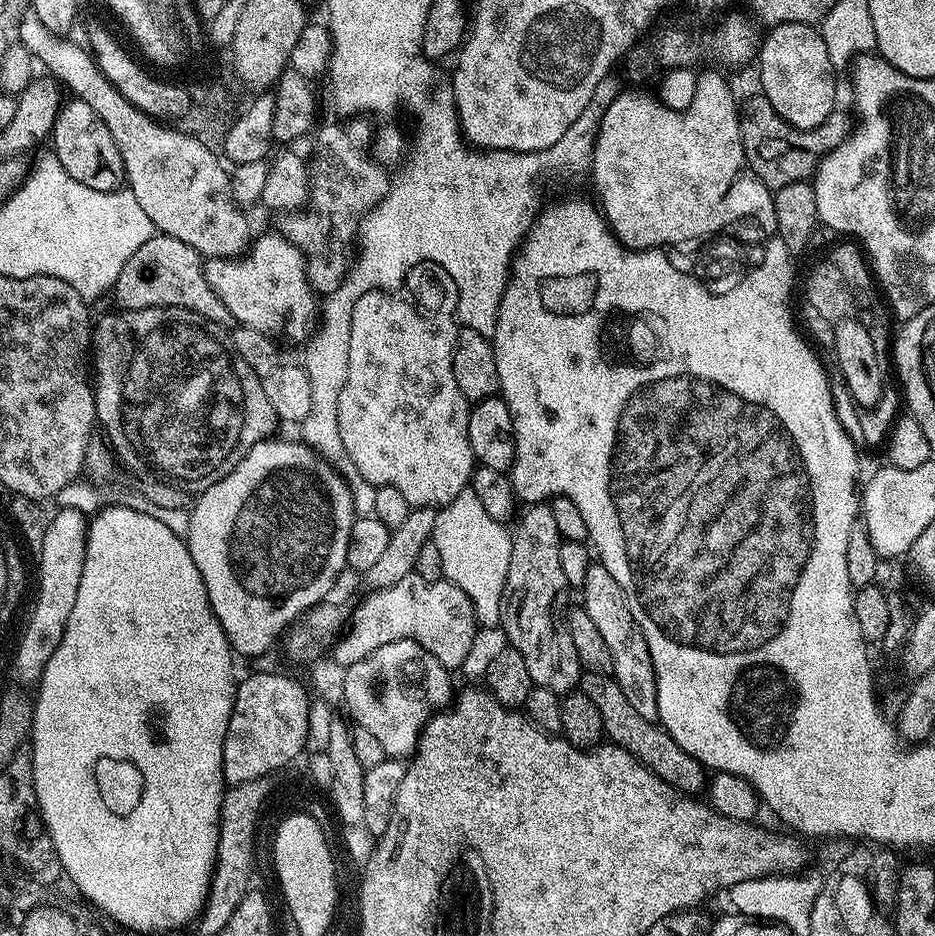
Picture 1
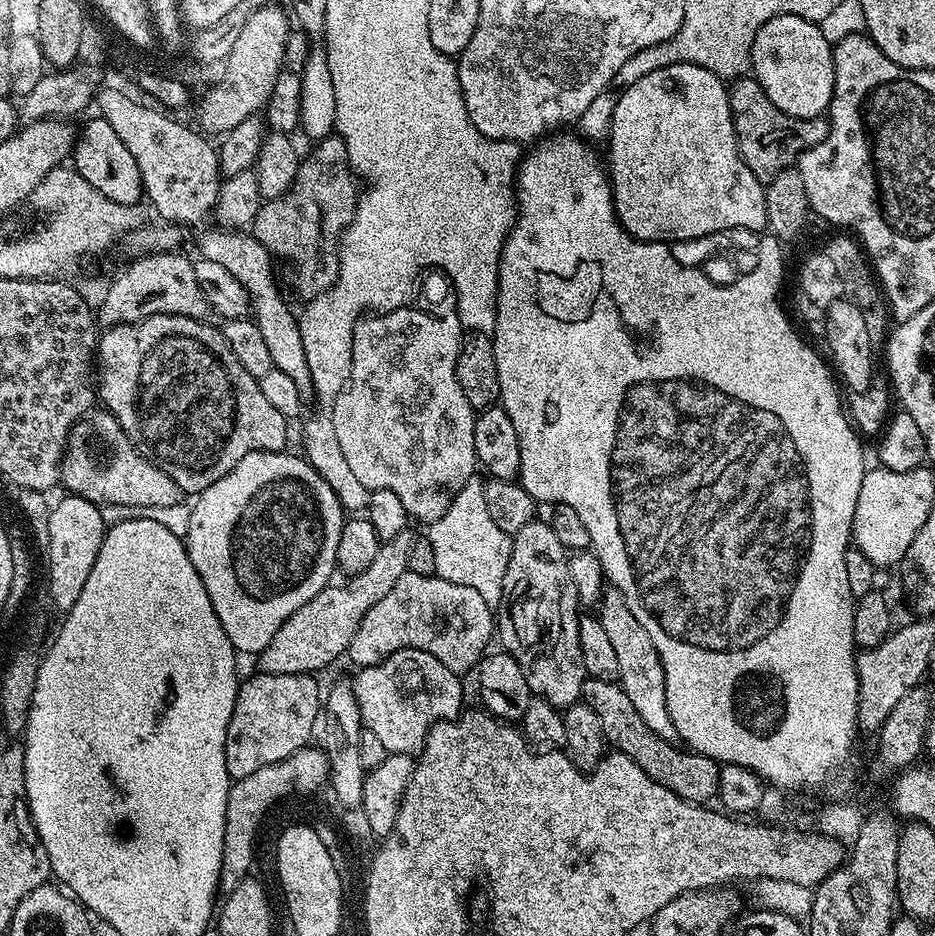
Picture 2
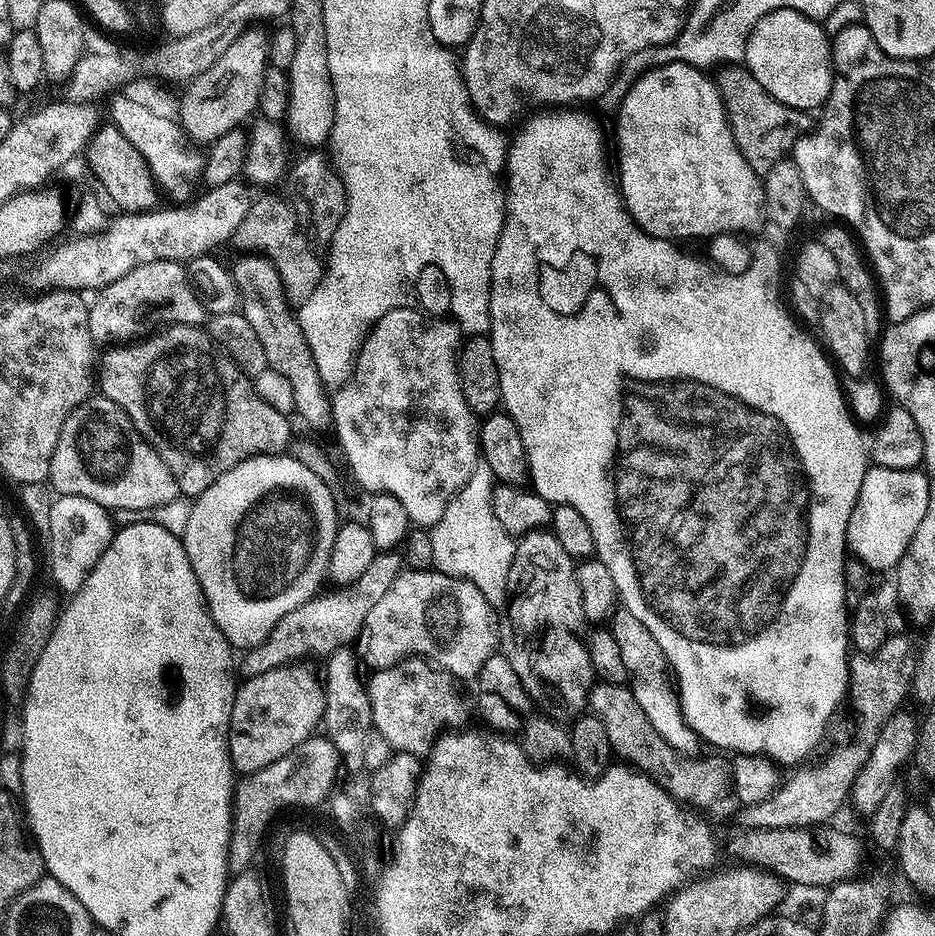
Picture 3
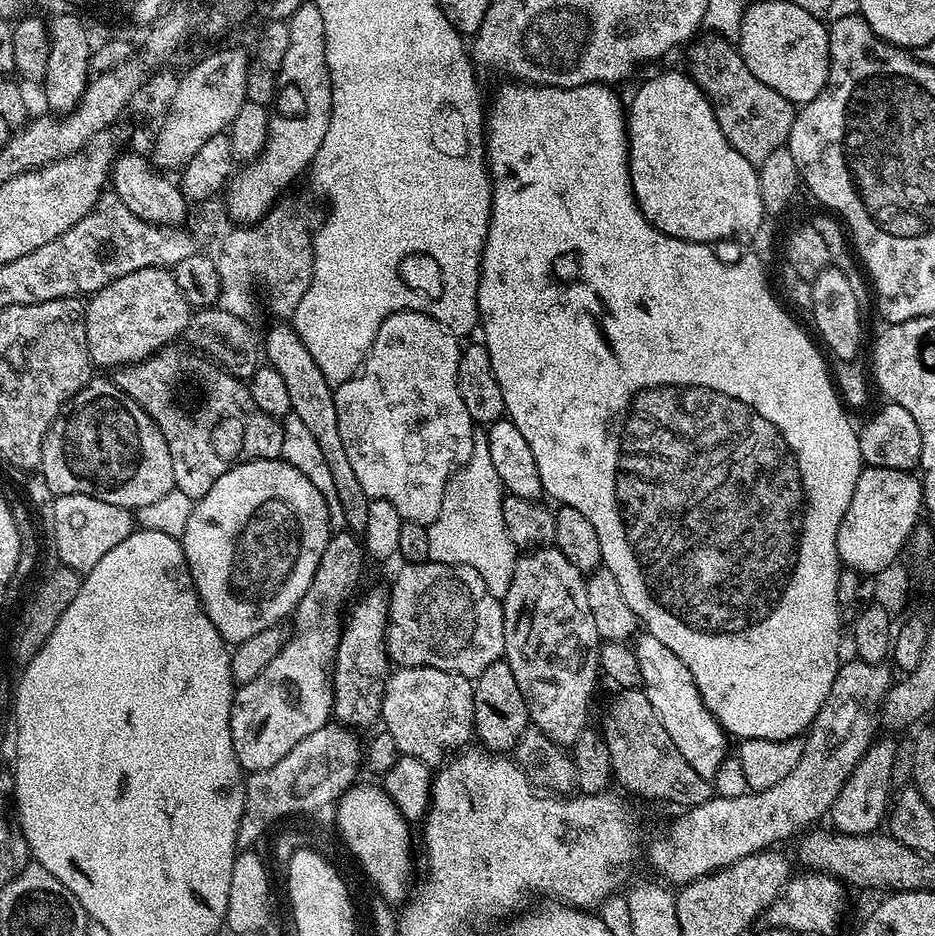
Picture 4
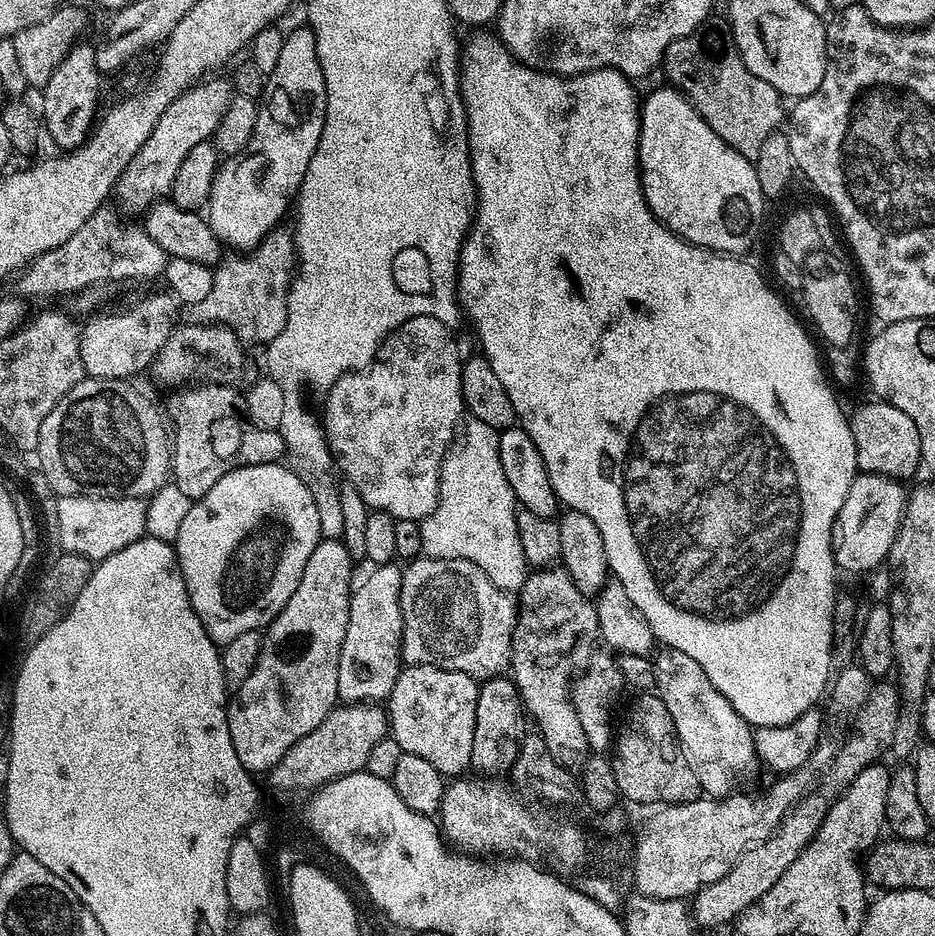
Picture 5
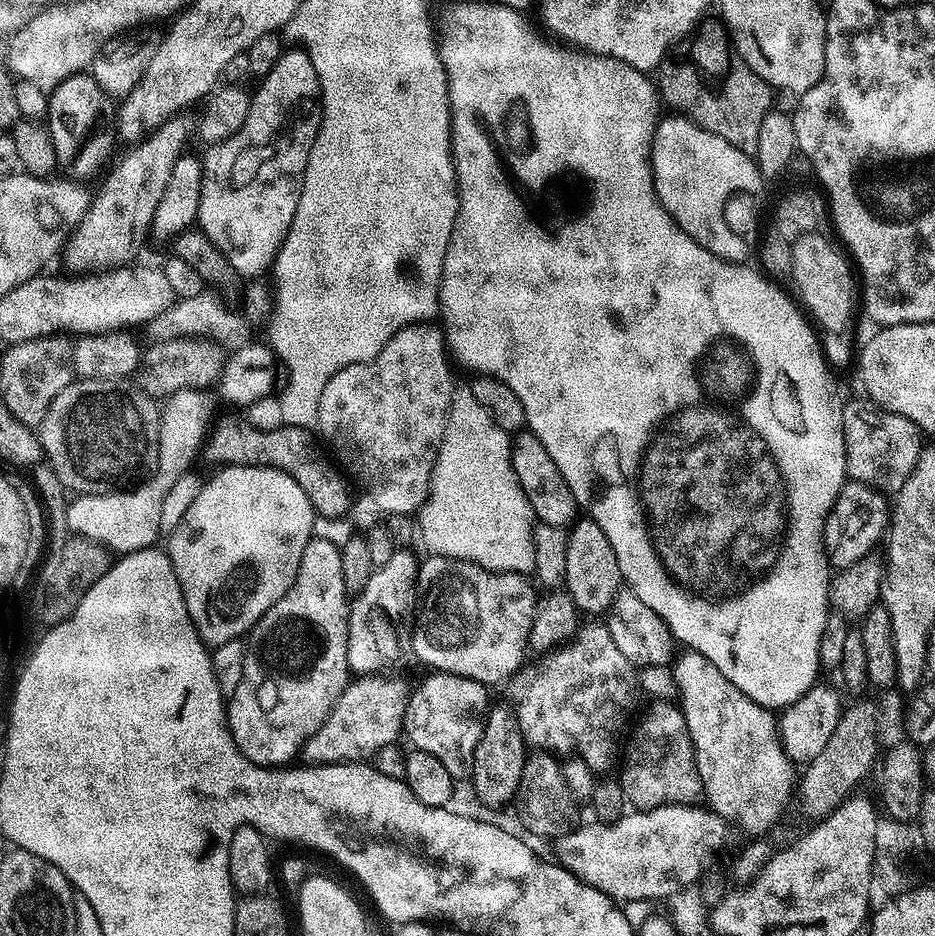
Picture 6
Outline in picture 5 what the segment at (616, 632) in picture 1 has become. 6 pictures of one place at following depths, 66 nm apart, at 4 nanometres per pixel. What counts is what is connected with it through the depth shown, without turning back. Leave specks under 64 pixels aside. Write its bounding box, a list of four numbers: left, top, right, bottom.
[654,646,758,798]

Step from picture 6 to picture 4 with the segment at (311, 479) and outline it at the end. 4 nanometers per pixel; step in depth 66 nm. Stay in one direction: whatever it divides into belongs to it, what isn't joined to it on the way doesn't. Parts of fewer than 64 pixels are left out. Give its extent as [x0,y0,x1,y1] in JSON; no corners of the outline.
[114,346,281,502]

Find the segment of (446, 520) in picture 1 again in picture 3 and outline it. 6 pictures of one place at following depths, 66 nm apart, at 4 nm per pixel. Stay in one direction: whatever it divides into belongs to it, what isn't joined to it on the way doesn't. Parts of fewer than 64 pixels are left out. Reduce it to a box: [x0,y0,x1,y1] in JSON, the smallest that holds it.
[430,462,516,610]

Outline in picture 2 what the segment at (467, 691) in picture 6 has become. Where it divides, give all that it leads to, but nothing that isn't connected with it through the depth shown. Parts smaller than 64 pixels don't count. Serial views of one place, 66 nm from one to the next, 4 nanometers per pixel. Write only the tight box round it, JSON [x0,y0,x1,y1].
[354,648,465,757]

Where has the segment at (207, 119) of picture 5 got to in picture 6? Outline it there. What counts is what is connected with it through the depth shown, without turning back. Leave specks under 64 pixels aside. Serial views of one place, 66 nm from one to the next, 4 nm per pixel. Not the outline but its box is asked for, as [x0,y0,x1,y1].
[70,114,194,270]

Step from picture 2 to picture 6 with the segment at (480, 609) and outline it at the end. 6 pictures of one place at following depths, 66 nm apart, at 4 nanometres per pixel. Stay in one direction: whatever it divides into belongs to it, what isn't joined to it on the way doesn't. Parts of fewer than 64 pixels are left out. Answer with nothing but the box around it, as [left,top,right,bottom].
[412,554,538,686]

